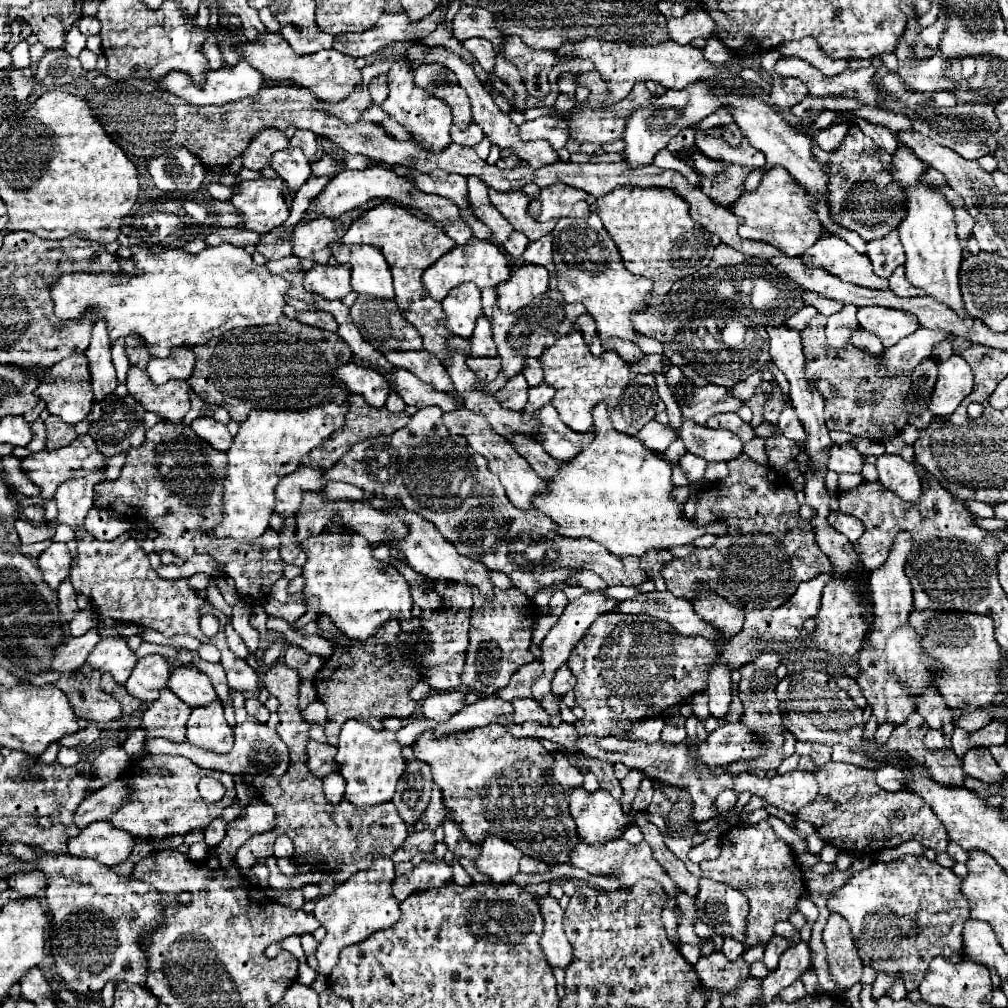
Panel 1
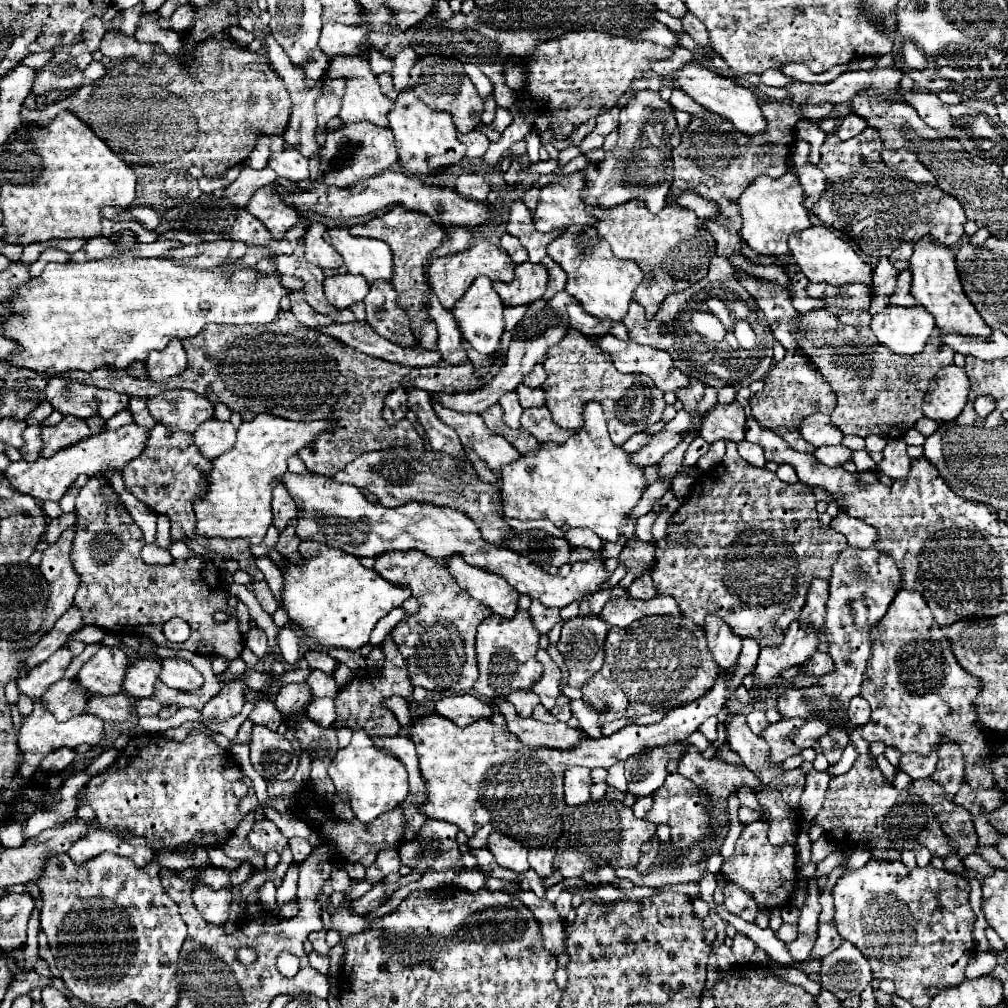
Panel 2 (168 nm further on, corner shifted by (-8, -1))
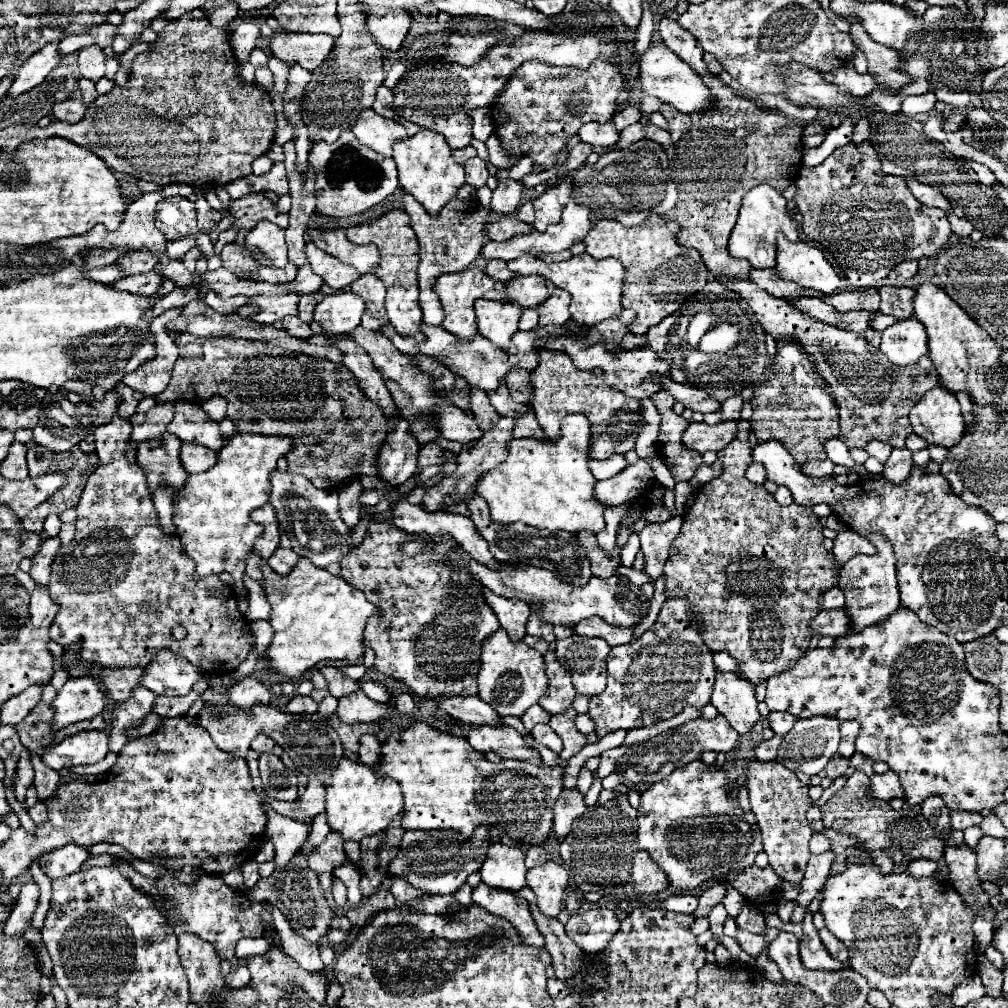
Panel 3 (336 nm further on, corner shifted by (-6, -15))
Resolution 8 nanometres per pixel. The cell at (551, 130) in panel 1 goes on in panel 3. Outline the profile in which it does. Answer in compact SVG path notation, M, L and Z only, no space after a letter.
M588 122L580 128L578 132L578 138L582 142L588 142L592 146L600 146L600 148L606 148L606 146L612 146L618 142L618 130L612 122L606 122L606 124L596 124L596 122Z

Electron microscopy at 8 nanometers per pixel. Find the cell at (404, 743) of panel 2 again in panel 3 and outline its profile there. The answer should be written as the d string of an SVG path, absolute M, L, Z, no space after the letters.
M362 736L358 754L362 754L364 764L376 768L382 762L382 744L380 744L380 740L376 736Z

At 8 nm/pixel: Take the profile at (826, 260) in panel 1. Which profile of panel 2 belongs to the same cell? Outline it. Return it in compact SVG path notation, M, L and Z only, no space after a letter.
M812 226L804 232L792 234L788 238L788 246L796 264L802 268L802 272L810 282L826 282L832 286L840 286L848 282L872 284L872 266L862 262L862 258L852 250L852 246L846 240L840 240L826 226Z

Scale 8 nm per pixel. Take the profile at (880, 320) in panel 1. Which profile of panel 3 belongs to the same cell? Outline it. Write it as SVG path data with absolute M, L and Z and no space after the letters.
M916 318L898 320L882 332L880 350L896 366L916 364L920 356L928 354L928 336L924 324Z

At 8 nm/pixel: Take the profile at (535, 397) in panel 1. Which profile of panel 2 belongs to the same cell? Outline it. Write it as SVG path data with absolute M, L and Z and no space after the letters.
M518 384L516 394L518 394L518 400L524 408L544 406L544 390L542 388L528 388L524 384Z

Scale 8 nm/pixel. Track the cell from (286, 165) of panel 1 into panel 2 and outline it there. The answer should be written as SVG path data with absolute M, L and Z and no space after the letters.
M282 150L282 152L274 152L268 158L268 166L286 180L292 182L300 182L300 180L308 180L308 160L298 152L298 150Z

